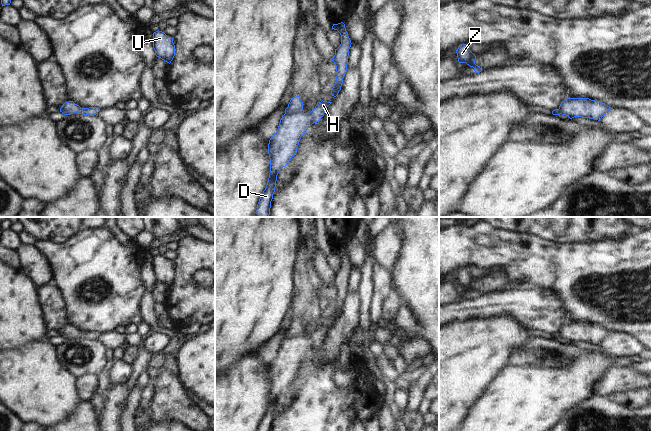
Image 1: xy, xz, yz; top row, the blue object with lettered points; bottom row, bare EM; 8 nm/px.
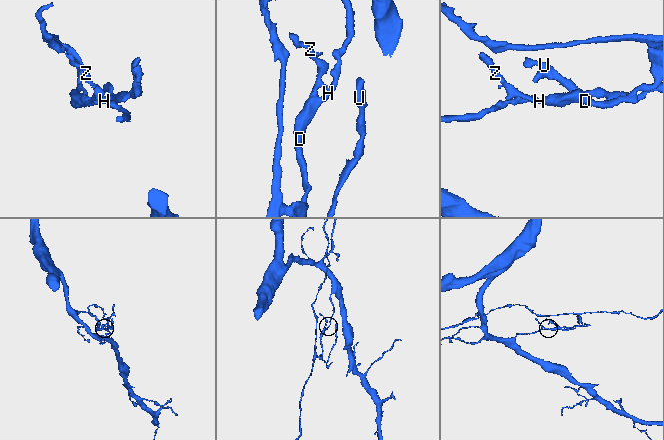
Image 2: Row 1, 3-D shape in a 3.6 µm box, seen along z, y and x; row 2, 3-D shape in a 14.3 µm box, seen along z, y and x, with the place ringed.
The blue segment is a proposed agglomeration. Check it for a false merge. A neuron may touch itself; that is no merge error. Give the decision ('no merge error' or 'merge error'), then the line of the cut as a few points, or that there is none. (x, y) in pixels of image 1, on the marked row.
merge error | xz (303, 112), (285, 114)

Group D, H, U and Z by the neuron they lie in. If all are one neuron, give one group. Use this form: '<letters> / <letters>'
D H U / Z

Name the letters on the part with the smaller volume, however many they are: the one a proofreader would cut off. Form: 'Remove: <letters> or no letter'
Remove: Z

